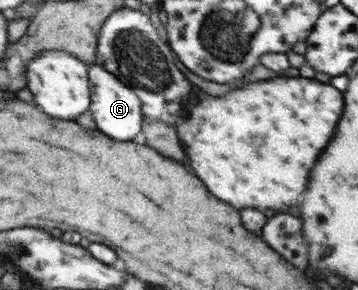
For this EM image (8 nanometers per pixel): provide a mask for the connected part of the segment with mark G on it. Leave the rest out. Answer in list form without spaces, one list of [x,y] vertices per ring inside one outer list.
[[[94,63],[89,67],[89,83],[91,83],[91,102],[94,121],[98,130],[107,136],[121,141],[135,140],[135,136],[144,130],[144,108],[137,91],[129,88],[120,77],[109,69]]]

